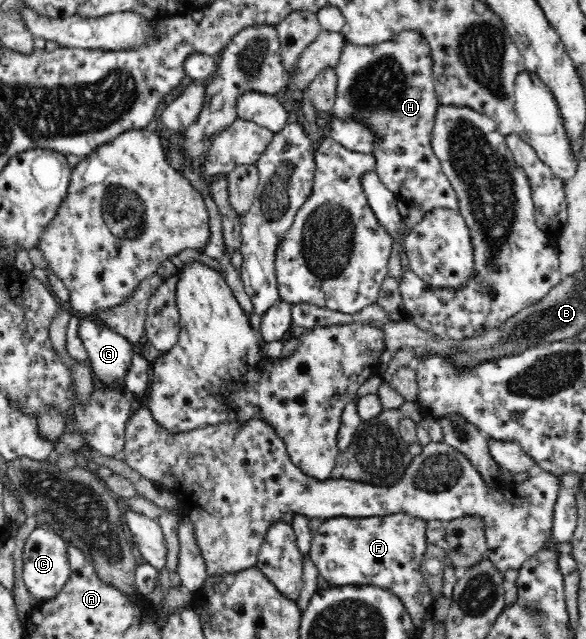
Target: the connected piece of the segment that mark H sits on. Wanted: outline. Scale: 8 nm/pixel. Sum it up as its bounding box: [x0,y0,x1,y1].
[330,29,458,211]

